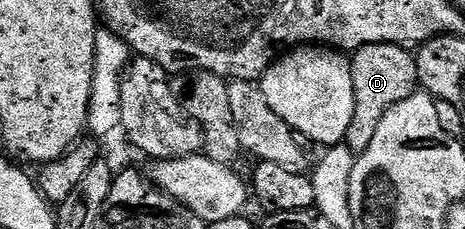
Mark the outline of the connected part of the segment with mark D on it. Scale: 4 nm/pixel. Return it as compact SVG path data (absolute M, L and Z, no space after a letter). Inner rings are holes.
M370 44L359 48L350 57L351 73L353 74L353 122L349 122L347 139L348 150L353 153L363 152L369 142L373 142L373 134L377 134L379 120L397 102L405 102L420 87L417 74L417 62L408 49L392 44Z

